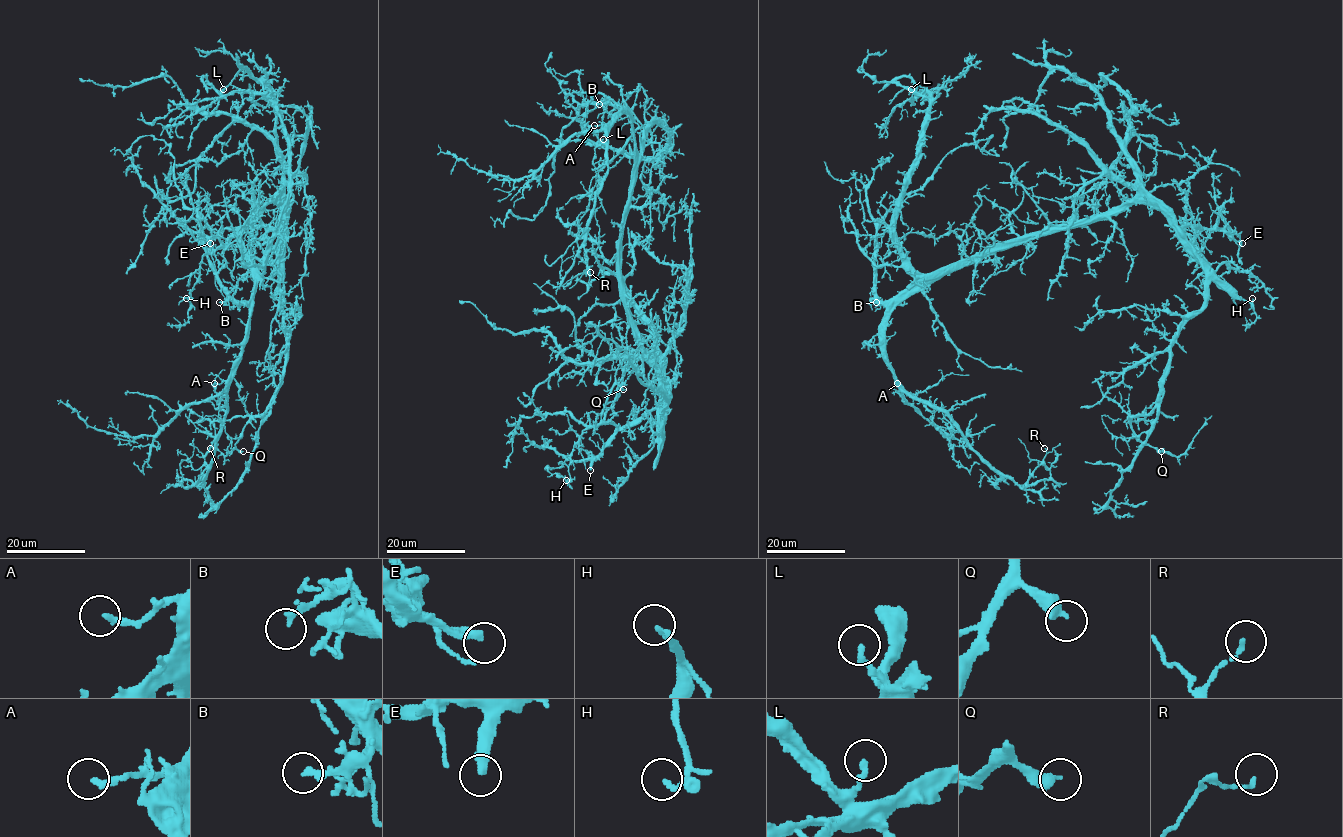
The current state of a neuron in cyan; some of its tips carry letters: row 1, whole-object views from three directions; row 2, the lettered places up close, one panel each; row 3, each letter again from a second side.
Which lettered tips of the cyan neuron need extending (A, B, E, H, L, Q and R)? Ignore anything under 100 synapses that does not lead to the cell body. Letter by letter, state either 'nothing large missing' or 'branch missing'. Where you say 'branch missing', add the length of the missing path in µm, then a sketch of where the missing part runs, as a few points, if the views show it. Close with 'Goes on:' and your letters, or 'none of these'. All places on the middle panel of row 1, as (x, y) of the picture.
A: nothing large missing
B: nothing large missing
E: branch missing; missing 40 µm; course (590, 470), (590, 484), (579, 489), (557, 508), (540, 504), (508, 488)
H: nothing large missing
L: nothing large missing
Q: nothing large missing
R: nothing large missing
Goes on: E

